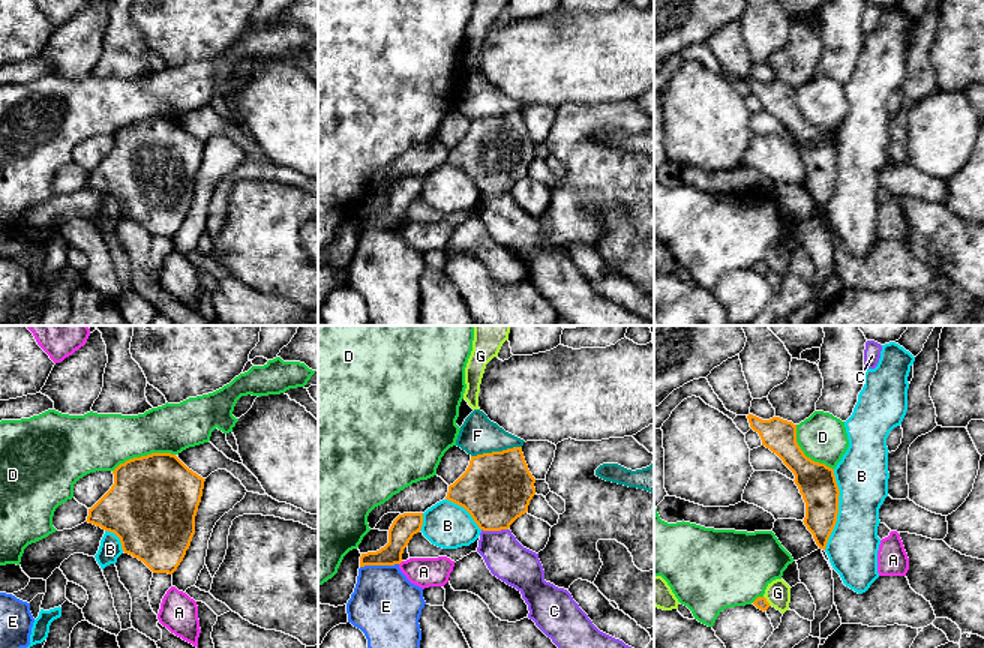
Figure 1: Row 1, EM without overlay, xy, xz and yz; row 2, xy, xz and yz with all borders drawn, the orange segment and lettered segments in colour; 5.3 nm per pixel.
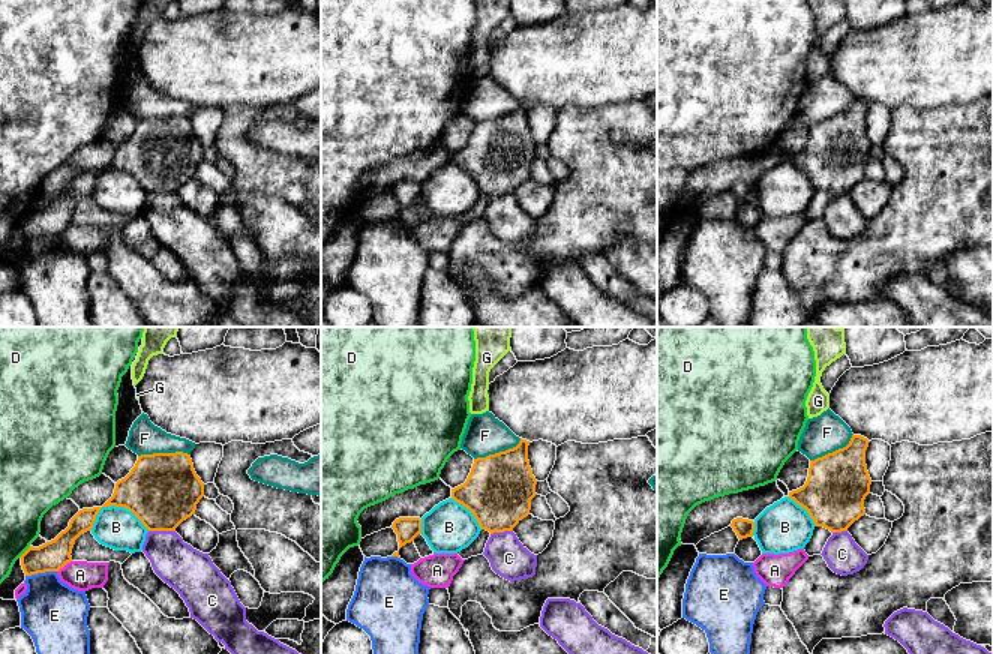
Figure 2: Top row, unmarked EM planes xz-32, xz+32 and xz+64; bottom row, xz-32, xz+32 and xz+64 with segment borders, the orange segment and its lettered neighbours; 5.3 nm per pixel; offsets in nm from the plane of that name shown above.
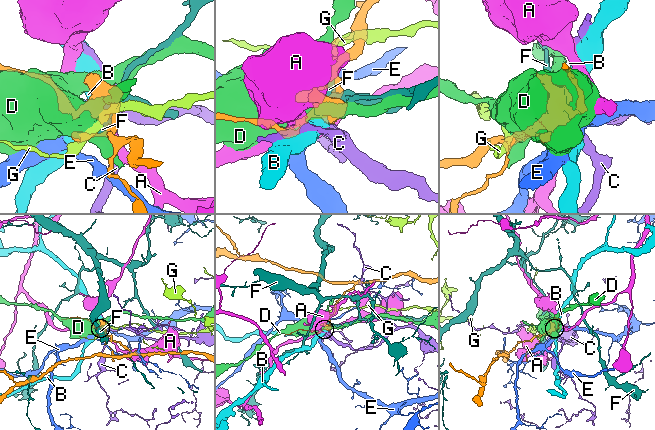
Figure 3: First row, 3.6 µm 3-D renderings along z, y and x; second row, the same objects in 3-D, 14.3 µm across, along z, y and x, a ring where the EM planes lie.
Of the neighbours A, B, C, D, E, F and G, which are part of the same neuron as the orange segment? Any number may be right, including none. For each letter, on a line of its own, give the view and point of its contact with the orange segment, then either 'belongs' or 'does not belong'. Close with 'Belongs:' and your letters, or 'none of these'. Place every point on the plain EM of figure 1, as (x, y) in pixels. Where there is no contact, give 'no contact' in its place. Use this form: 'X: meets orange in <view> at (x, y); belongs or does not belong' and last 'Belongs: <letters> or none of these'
A: no contact; does not belong
B: meets orange in yz at (837, 174); does not belong
C: meets orange in xz at (495, 194); does not belong
D: meets orange in xy at (143, 120); does not belong
E: meets orange in xz at (378, 228); does not belong
F: meets orange in xz at (495, 116); does not belong
G: meets orange in yz at (765, 264); does not belong
Belongs: none of these

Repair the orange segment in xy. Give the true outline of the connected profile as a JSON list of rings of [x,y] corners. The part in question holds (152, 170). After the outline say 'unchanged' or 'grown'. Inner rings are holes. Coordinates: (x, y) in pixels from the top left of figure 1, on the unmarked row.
[[[152,117],[120,128],[111,153],[88,172],[87,184],[114,196],[124,218],[142,225],[153,237],[172,238],[183,225],[195,198],[195,180],[204,146],[176,118]]]; unchanged

